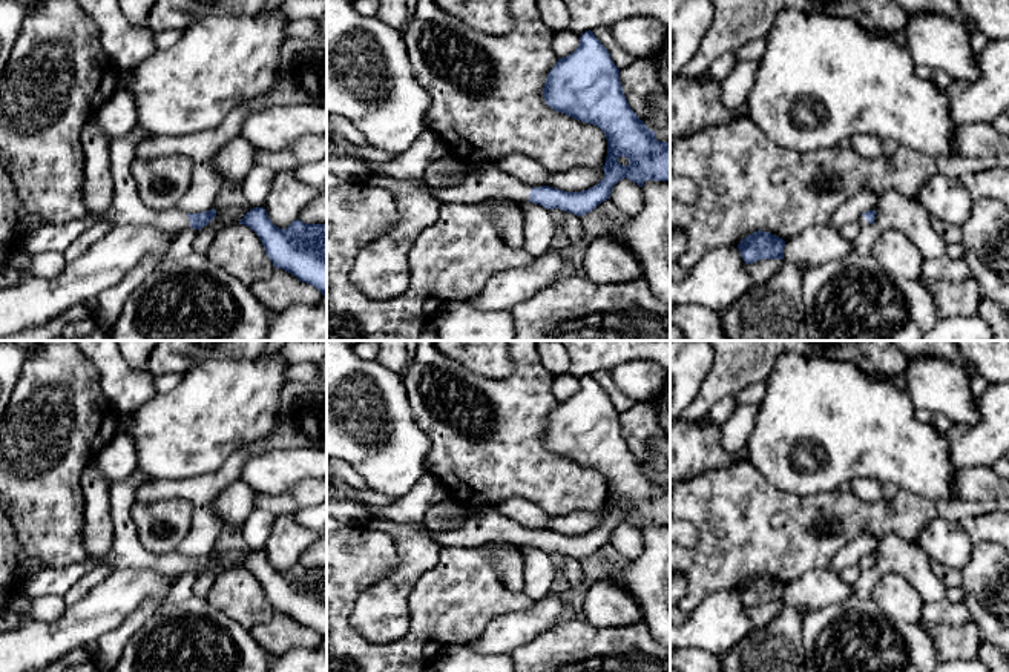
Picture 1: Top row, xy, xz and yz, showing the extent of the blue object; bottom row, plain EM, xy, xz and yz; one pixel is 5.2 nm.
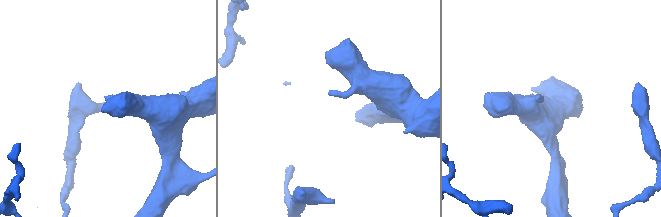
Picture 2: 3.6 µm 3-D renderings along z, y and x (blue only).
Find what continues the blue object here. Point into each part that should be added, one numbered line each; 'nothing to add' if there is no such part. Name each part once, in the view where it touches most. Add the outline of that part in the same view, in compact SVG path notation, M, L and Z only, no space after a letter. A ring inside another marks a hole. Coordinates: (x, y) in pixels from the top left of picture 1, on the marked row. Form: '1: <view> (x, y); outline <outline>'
1: xz (483, 181); outline M472 164L463 181L454 187L432 189L440 203L477 204L491 198L529 203L532 187L497 164Z

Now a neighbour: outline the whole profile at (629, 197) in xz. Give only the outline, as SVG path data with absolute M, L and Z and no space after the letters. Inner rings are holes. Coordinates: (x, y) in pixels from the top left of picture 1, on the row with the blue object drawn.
M627 178L613 186L610 199L627 216L639 213L646 204L643 187Z

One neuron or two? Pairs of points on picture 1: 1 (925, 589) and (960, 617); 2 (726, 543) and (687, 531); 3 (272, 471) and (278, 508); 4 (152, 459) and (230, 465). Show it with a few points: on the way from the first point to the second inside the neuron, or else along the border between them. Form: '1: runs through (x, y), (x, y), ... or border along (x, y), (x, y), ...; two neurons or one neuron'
1: border along (945, 597), (925, 603); two neurons
2: border along (686, 519), (698, 533), (698, 542), (690, 550); two neurons
3: border along (308, 479), (301, 479), (279, 493), (258, 493); two neurons
4: border along (250, 442), (238, 447), (213, 471), (189, 477); two neurons

